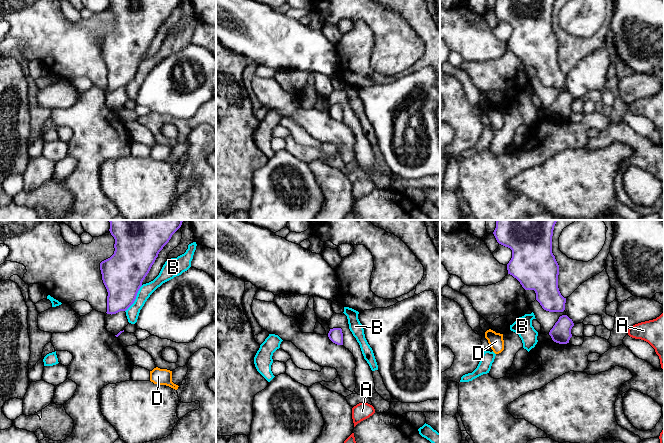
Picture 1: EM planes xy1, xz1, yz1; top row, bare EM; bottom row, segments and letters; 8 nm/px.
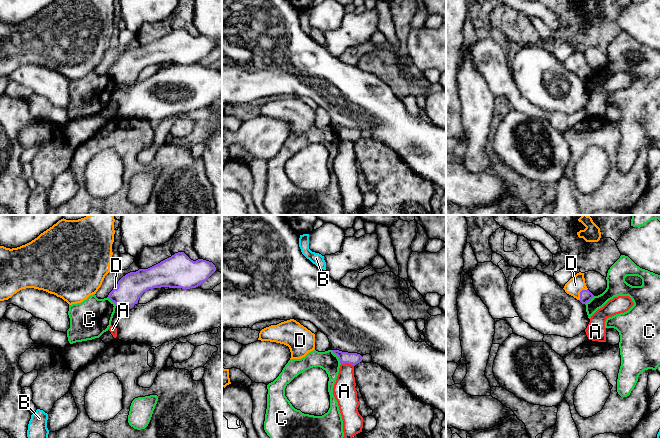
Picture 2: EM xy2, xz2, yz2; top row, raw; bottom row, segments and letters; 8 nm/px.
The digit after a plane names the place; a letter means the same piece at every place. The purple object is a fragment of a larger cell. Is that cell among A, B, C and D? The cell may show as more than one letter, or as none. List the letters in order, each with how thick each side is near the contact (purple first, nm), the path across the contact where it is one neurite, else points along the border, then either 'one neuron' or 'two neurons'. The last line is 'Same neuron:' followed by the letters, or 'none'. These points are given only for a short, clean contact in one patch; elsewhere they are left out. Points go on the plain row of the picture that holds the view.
A: 100/190 nm | along xz2 (341, 139), (350, 139), (353, 142) | two neurons
B: 340/110 nm | two neurons
C: 100/160 nm | along xz2 (331, 126), (341, 139) | two neurons
D: 100/140 nm | across yz2 (585, 71), (580, 69), (575, 61) | one neuron
Same neuron: D

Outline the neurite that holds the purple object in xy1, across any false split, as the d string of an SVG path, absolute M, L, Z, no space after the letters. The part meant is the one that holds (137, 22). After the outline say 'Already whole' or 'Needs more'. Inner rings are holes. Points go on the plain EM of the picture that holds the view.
M110 0L115 15L114 30L100 39L103 59L107 65L107 90L126 87L135 77L142 58L159 28L182 0Z. Already whole

